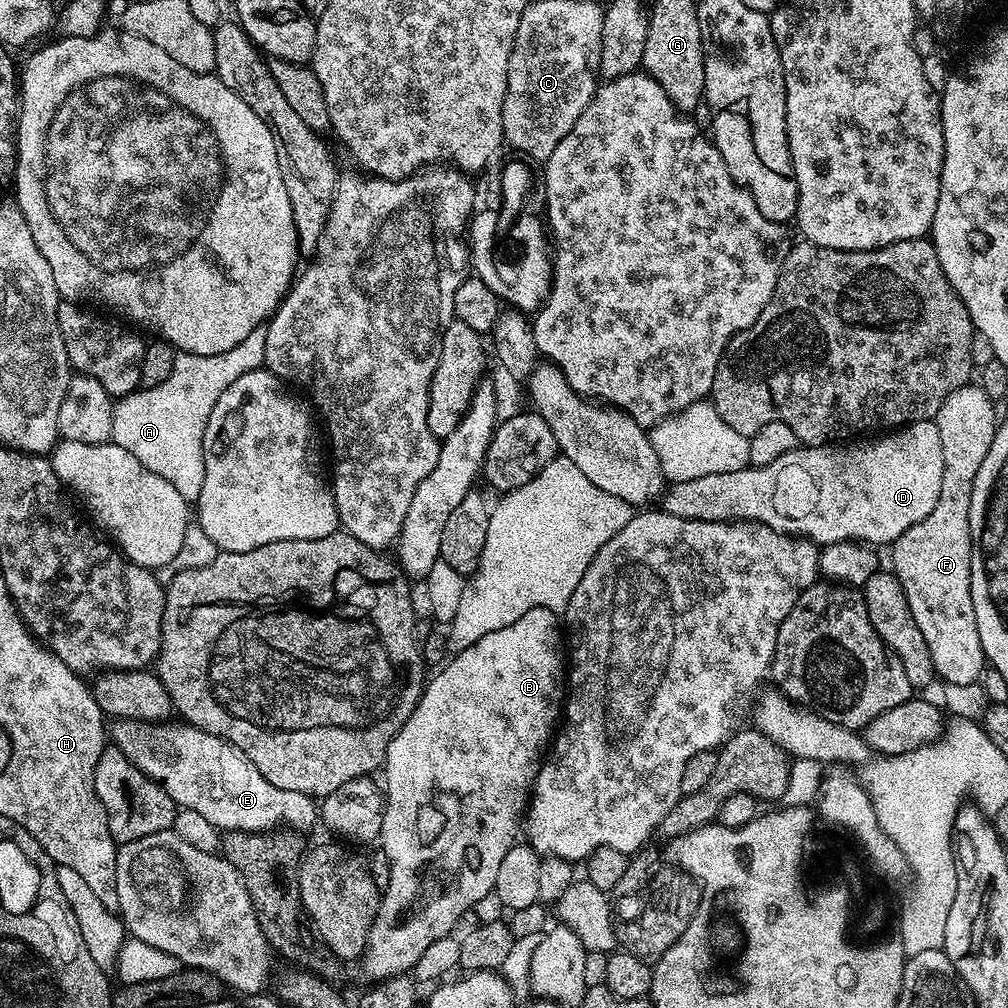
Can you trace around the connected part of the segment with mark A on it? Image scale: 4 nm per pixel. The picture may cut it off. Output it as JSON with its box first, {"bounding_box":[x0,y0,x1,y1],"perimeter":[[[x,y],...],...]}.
{"bounding_box":[111,327,265,500],"perimeter":[[[263,327],[253,330],[225,353],[199,356],[180,352],[174,358],[174,370],[170,370],[166,382],[153,388],[140,388],[115,401],[111,443],[122,446],[122,450],[130,450],[146,470],[158,474],[158,478],[166,478],[184,500],[199,500],[204,477],[204,431],[210,410],[214,410],[214,402],[222,398],[222,390],[226,390],[230,382],[242,378],[242,374],[250,374],[250,370],[264,367],[265,354]]]}

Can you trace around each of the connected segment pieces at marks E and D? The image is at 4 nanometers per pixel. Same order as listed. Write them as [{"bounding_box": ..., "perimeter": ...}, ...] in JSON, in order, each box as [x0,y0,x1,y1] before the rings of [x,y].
[{"bounding_box":[110,720,318,833],"perimeter":[[[116,720],[113,728],[110,728],[110,740],[115,748],[122,750],[126,758],[142,774],[146,774],[154,782],[158,782],[170,794],[177,809],[189,808],[198,810],[202,818],[207,818],[216,828],[225,833],[230,832],[262,832],[271,833],[280,823],[289,824],[297,833],[304,832],[307,828],[317,827],[318,804],[313,797],[306,794],[298,794],[294,790],[282,790],[266,778],[250,762],[238,746],[218,738],[214,734],[206,734],[201,728],[193,728],[187,722],[161,722],[159,724],[147,724],[141,720]]]},{"bounding_box":[662,420,942,546],"perimeter":[[[923,420],[869,440],[872,440],[869,444],[848,442],[843,446],[797,446],[786,454],[782,454],[782,458],[774,458],[774,462],[770,462],[770,466],[761,468],[749,466],[726,474],[706,474],[702,478],[678,481],[663,493],[662,510],[666,514],[674,514],[674,518],[686,518],[687,520],[727,520],[729,522],[746,520],[753,524],[764,524],[770,530],[783,532],[786,536],[811,540],[817,546],[846,542],[847,540],[854,540],[869,546],[881,546],[880,544],[890,546],[899,536],[906,534],[906,530],[910,530],[910,526],[922,522],[922,518],[926,518],[926,514],[930,514],[930,510],[934,510],[934,502],[938,502],[938,490],[942,490],[942,438],[938,434],[935,420]]]}]

